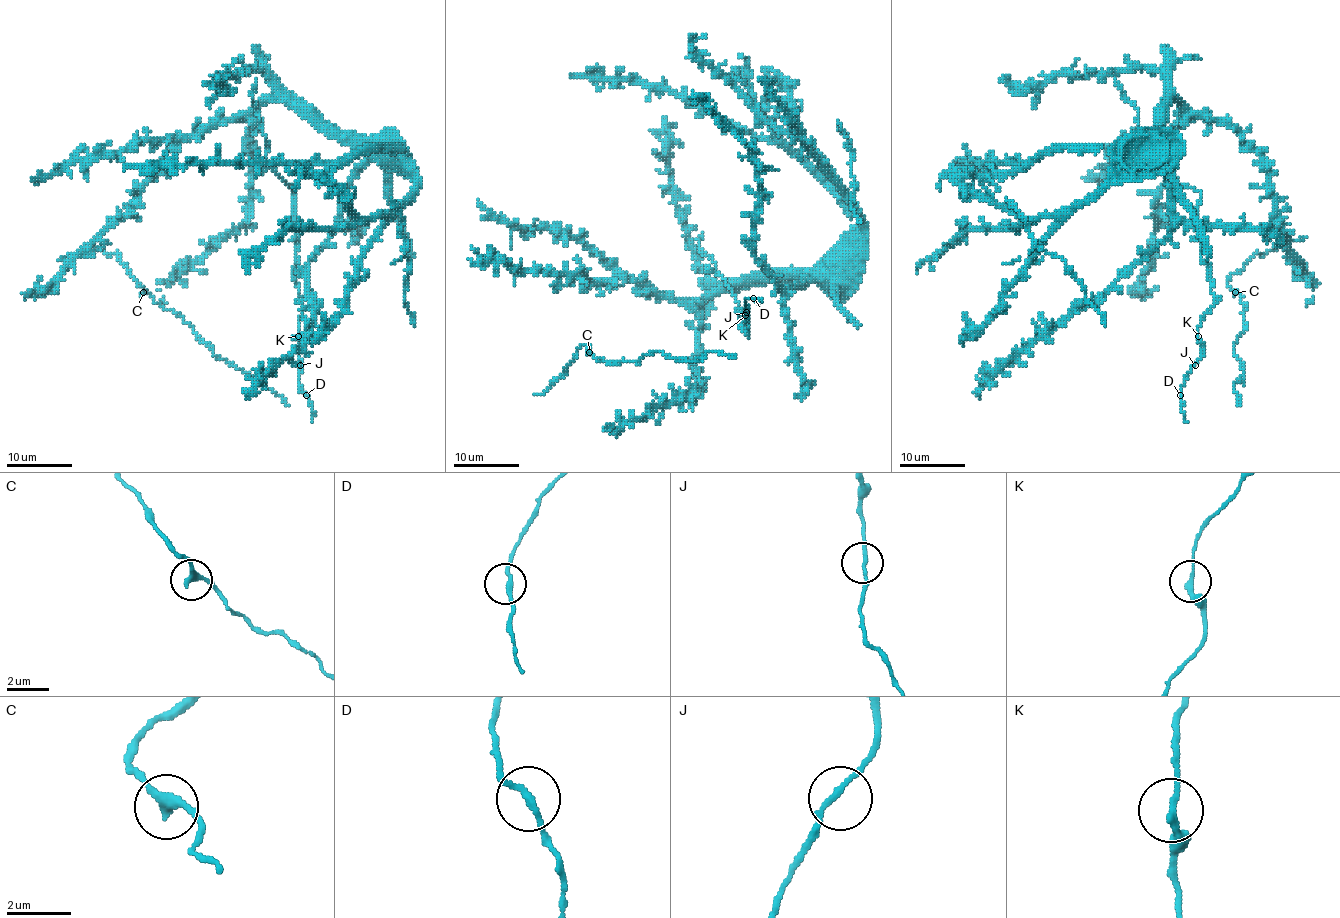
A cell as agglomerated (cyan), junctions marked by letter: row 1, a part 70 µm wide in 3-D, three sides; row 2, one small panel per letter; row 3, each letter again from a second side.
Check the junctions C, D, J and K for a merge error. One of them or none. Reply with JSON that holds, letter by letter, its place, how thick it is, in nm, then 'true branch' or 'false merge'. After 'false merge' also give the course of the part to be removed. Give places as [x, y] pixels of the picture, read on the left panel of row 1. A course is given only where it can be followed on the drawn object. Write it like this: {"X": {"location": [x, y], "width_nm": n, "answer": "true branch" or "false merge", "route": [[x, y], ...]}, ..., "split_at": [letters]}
{"C": {"location": [143, 292], "width_nm": 260, "answer": "true branch"}, "D": {"location": [306, 395], "width_nm": 190, "answer": "true branch"}, "J": {"location": [300, 365], "width_nm": 170, "answer": "true branch"}, "K": {"location": [298, 336], "width_nm": 200, "answer": "false merge", "route": [[298, 335], [295, 195], [293, 188], [267, 160], [270, 144], [252, 99], [257, 78]]}, "split_at": ["K"]}

